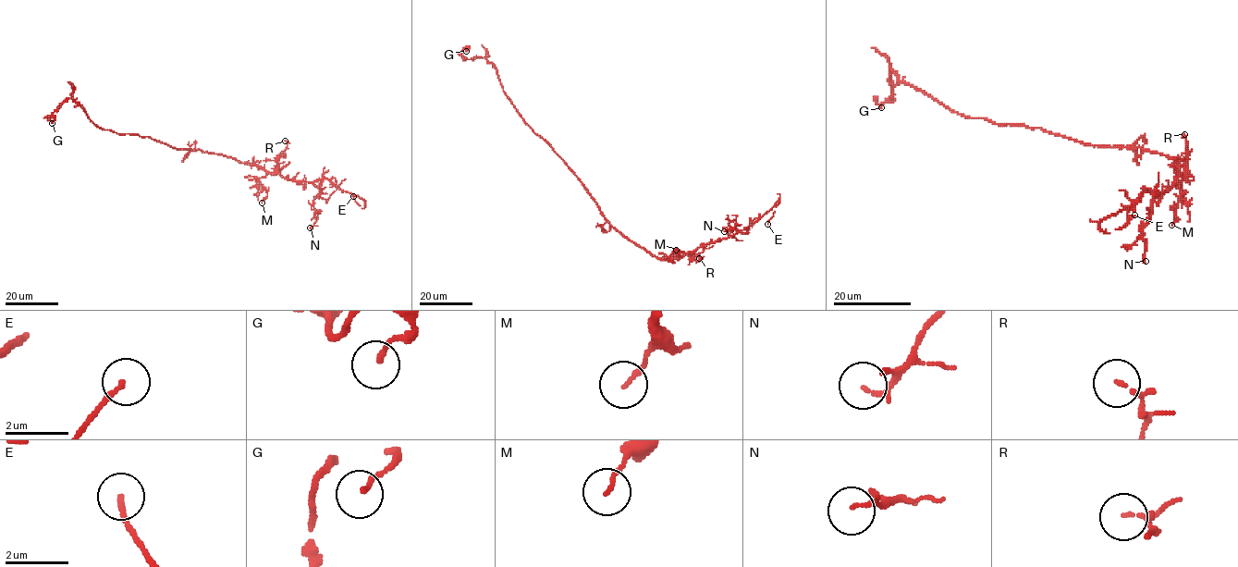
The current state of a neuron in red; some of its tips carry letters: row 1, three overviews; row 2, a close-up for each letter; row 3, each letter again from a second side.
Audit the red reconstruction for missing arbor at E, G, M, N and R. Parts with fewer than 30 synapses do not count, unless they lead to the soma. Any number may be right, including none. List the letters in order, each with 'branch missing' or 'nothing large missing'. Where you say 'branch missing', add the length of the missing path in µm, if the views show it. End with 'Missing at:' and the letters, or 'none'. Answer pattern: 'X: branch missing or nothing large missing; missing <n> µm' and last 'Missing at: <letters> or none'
E: branch missing; missing 10 µm
G: nothing large missing
M: nothing large missing
N: nothing large missing
R: nothing large missing
Missing at: E

